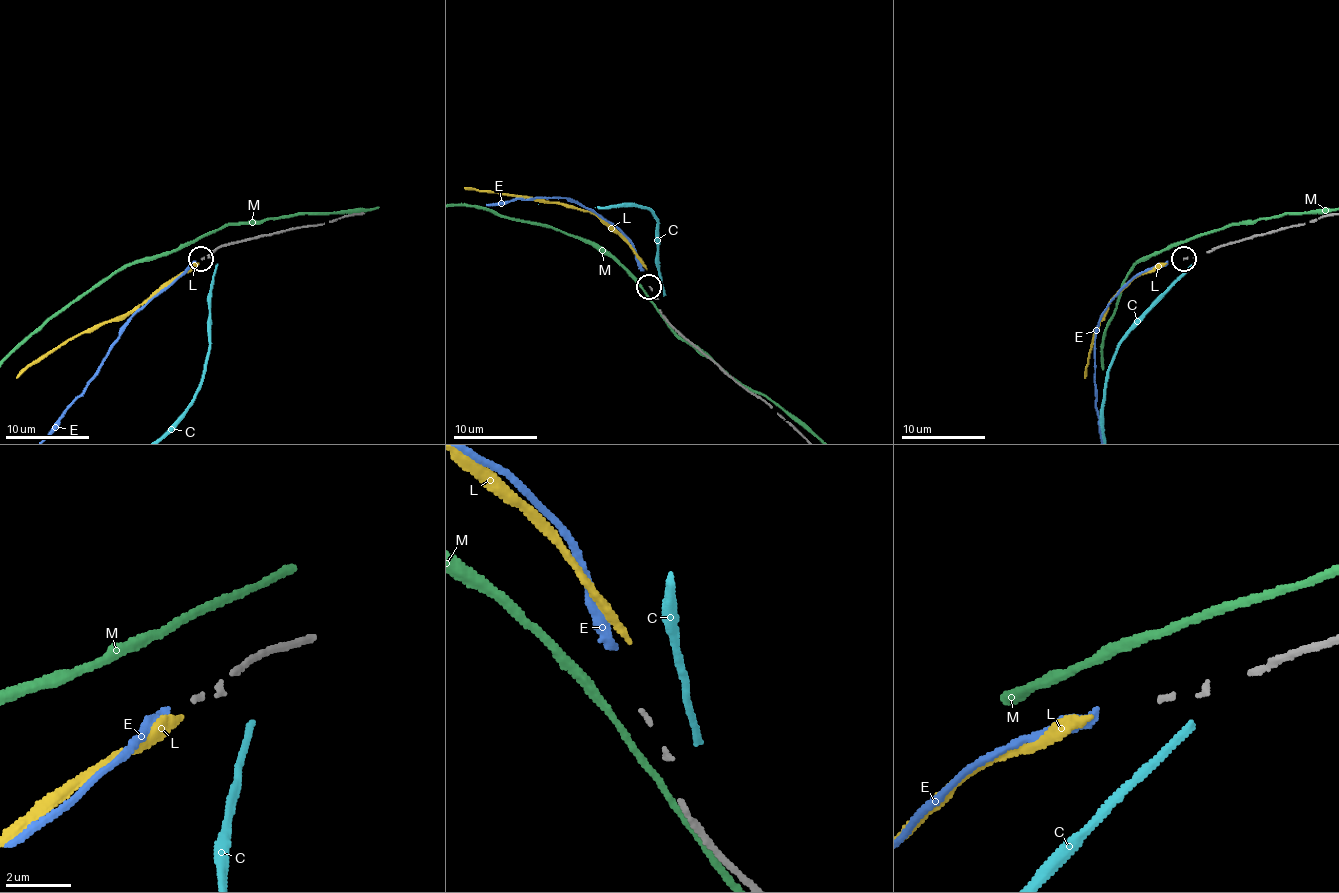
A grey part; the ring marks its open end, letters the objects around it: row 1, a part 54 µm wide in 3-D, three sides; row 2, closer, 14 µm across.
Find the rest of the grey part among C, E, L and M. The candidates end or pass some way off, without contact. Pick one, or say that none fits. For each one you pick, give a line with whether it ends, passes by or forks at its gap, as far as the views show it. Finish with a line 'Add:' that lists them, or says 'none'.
E: it ends
Add: E

